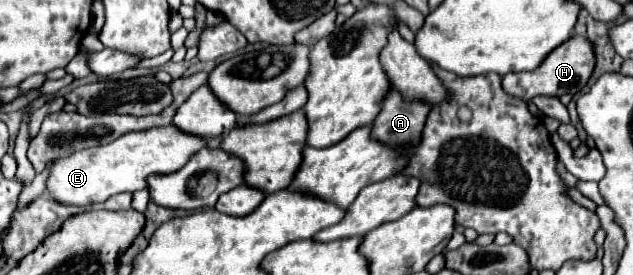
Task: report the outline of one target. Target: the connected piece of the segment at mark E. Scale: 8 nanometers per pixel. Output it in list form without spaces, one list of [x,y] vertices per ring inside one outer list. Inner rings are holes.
[[[161,127],[161,129],[145,129],[125,133],[119,139],[77,151],[65,159],[57,159],[49,163],[47,177],[47,193],[63,205],[87,207],[93,203],[103,203],[109,197],[129,191],[135,193],[145,189],[145,177],[151,173],[173,173],[183,167],[197,149],[203,149],[205,141],[199,137],[191,137],[177,127]]]

